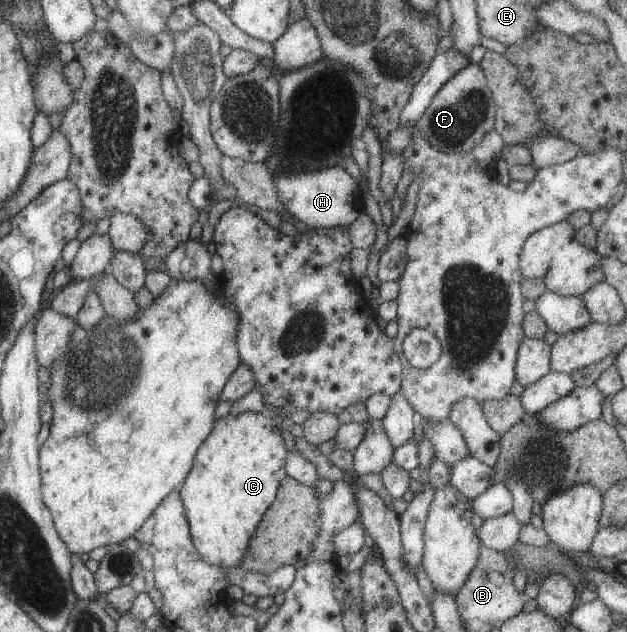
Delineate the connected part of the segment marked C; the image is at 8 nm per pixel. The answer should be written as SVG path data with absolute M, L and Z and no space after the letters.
M246 411L235 415L229 412L213 422L210 434L197 448L192 468L178 491L189 524L191 541L204 562L228 569L238 566L243 558L250 537L285 477L287 451L280 432L281 428L276 427L272 416L266 412Z

